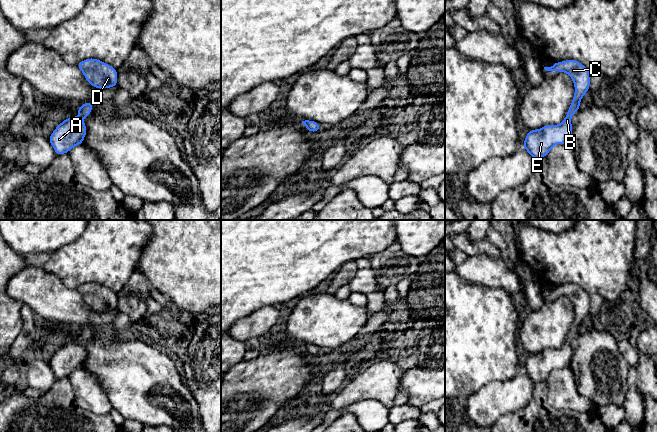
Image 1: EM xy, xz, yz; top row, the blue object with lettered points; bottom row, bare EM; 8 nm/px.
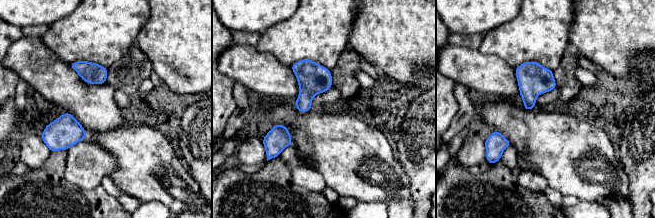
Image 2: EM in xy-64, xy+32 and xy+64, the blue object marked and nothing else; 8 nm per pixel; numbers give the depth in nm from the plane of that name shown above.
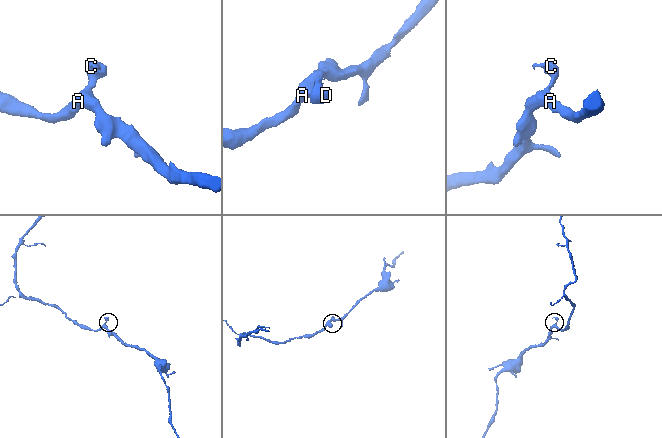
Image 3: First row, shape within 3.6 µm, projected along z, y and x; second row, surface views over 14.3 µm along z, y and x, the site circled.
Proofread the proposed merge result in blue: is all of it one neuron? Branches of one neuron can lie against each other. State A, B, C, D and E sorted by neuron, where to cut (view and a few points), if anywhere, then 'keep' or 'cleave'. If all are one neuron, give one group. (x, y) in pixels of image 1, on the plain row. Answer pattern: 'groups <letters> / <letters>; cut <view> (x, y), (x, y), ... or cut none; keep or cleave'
groups A B C D E; cut none; keep

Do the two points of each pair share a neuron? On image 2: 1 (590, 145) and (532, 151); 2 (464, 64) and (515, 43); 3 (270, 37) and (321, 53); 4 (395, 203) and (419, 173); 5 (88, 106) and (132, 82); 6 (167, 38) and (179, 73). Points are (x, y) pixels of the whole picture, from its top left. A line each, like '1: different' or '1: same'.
1: same
2: different
3: same
4: different
5: different
6: same

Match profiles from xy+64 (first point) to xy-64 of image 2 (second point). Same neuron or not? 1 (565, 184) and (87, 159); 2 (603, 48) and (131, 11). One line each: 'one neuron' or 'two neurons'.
1: two neurons
2: two neurons

